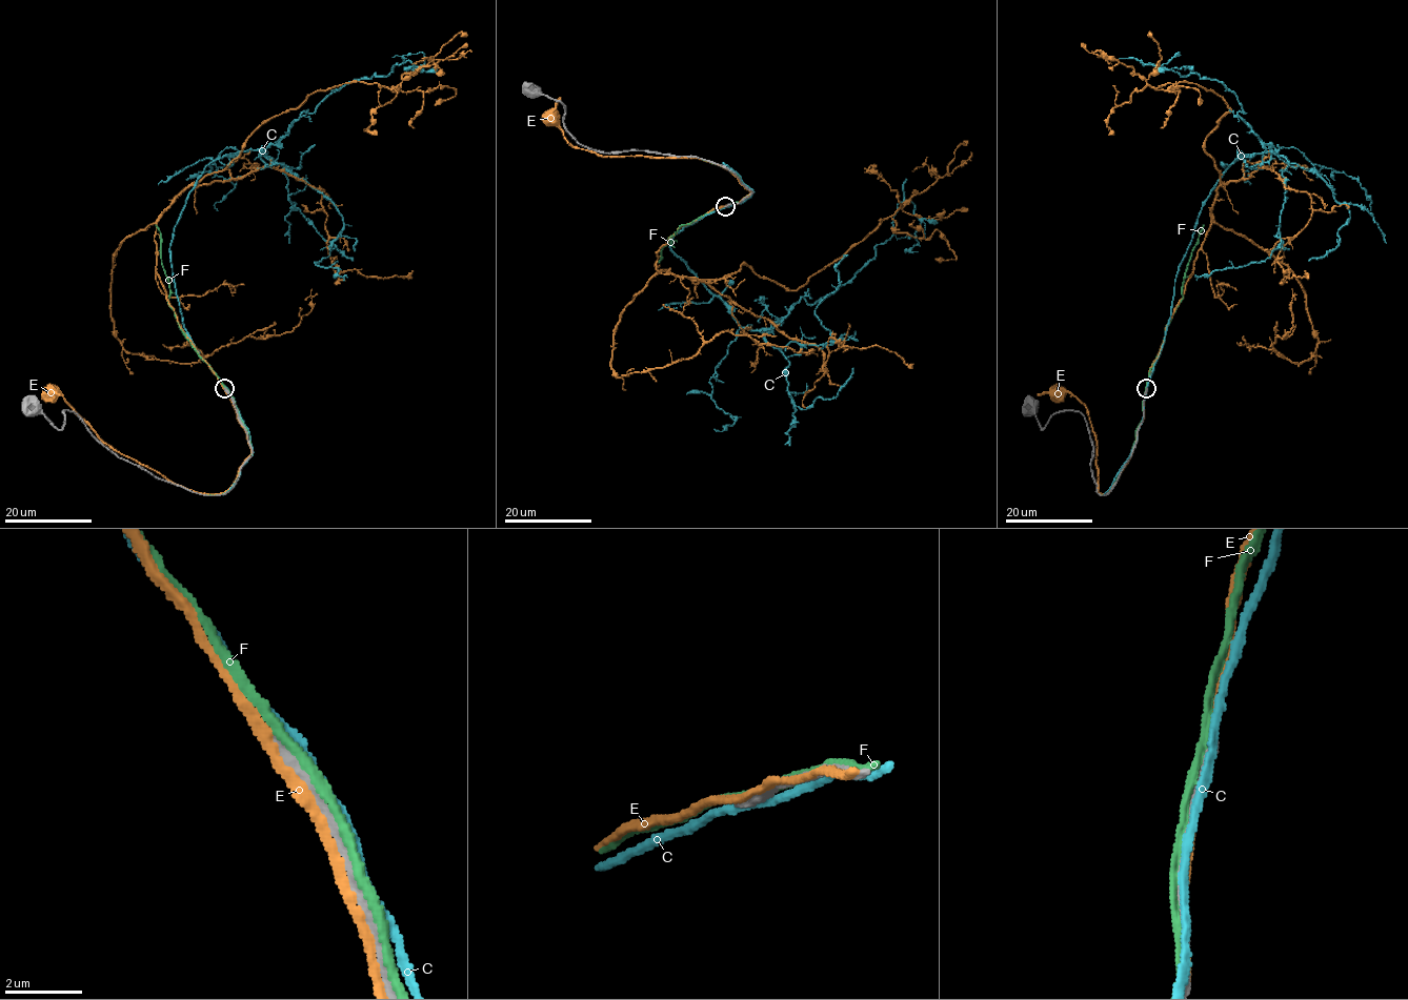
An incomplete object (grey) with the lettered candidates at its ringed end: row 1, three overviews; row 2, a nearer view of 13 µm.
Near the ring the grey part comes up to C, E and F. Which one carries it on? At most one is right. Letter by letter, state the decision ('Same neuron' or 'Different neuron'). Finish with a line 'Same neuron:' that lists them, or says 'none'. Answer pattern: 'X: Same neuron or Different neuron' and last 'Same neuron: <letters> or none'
C: Different neuron
E: Different neuron
F: Different neuron
Same neuron: none

